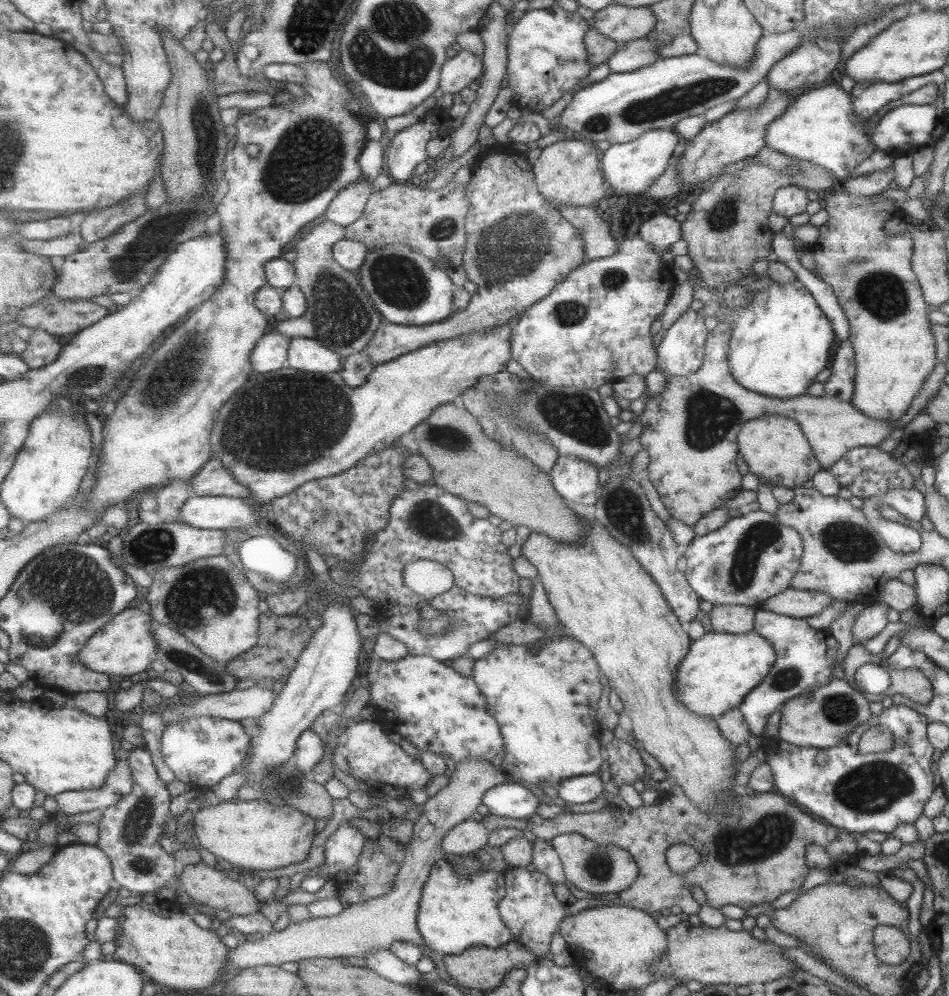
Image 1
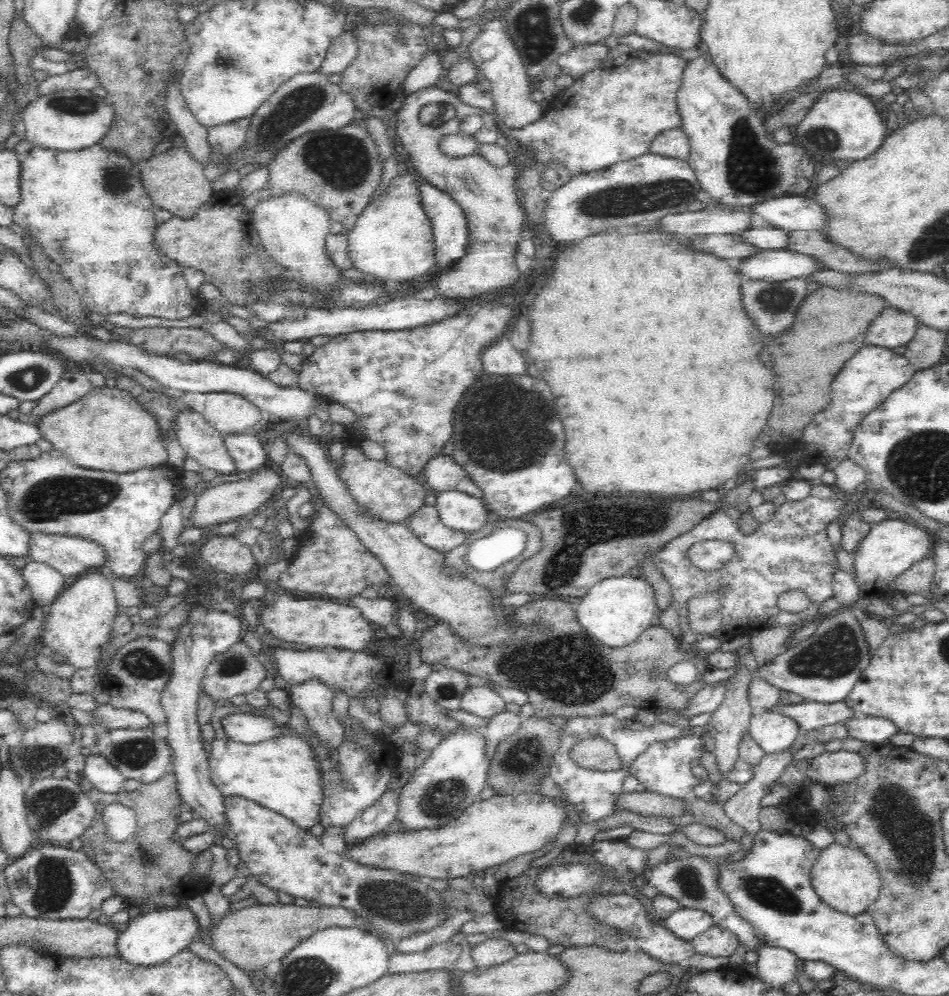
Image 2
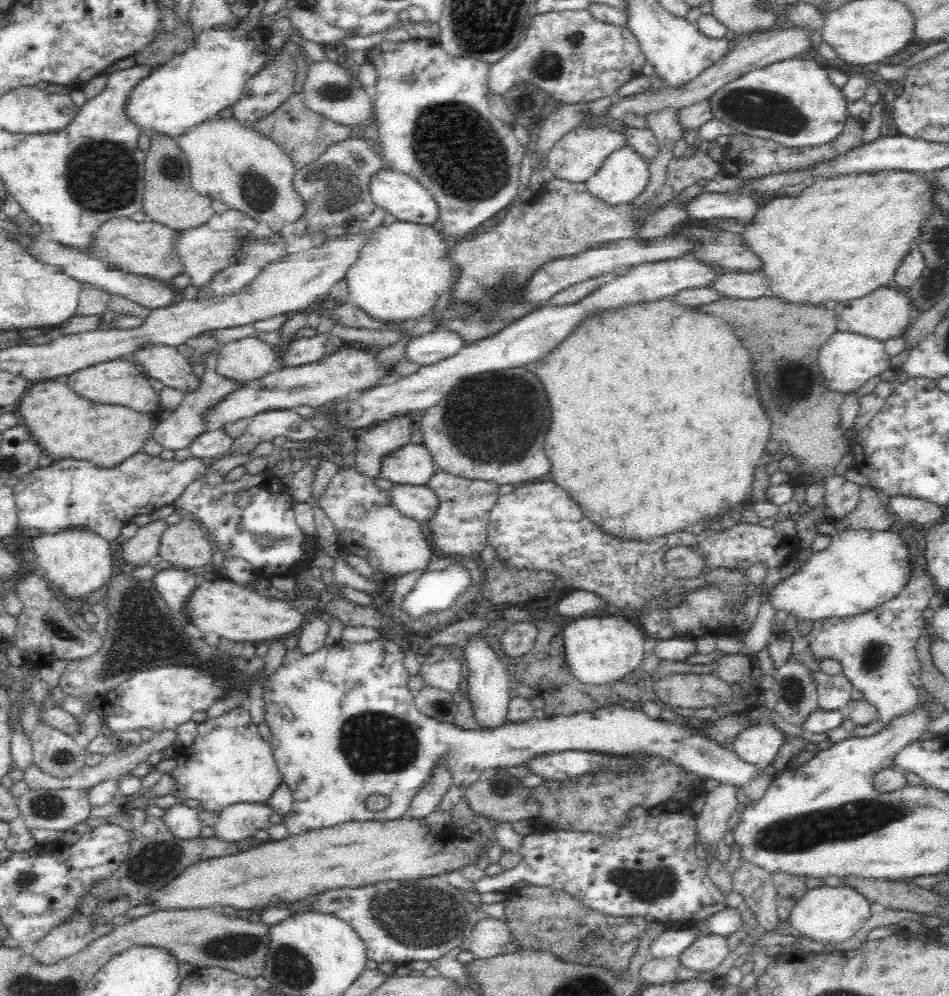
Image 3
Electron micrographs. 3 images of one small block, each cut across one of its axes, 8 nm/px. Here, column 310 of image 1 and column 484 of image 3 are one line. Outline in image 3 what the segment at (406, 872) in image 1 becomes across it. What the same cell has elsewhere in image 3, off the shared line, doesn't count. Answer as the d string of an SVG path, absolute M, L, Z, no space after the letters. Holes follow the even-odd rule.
M483 916L469 939L469 950L476 959L492 958L504 953L506 944L511 940L510 929L505 921Z

